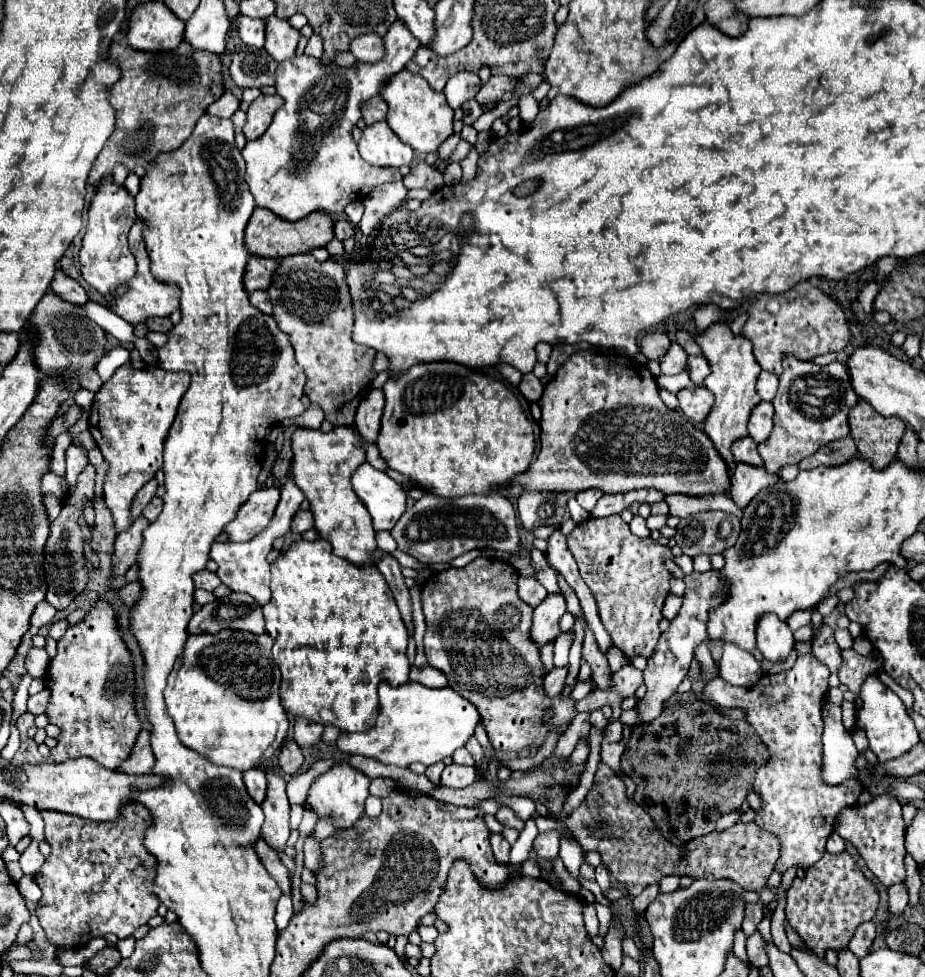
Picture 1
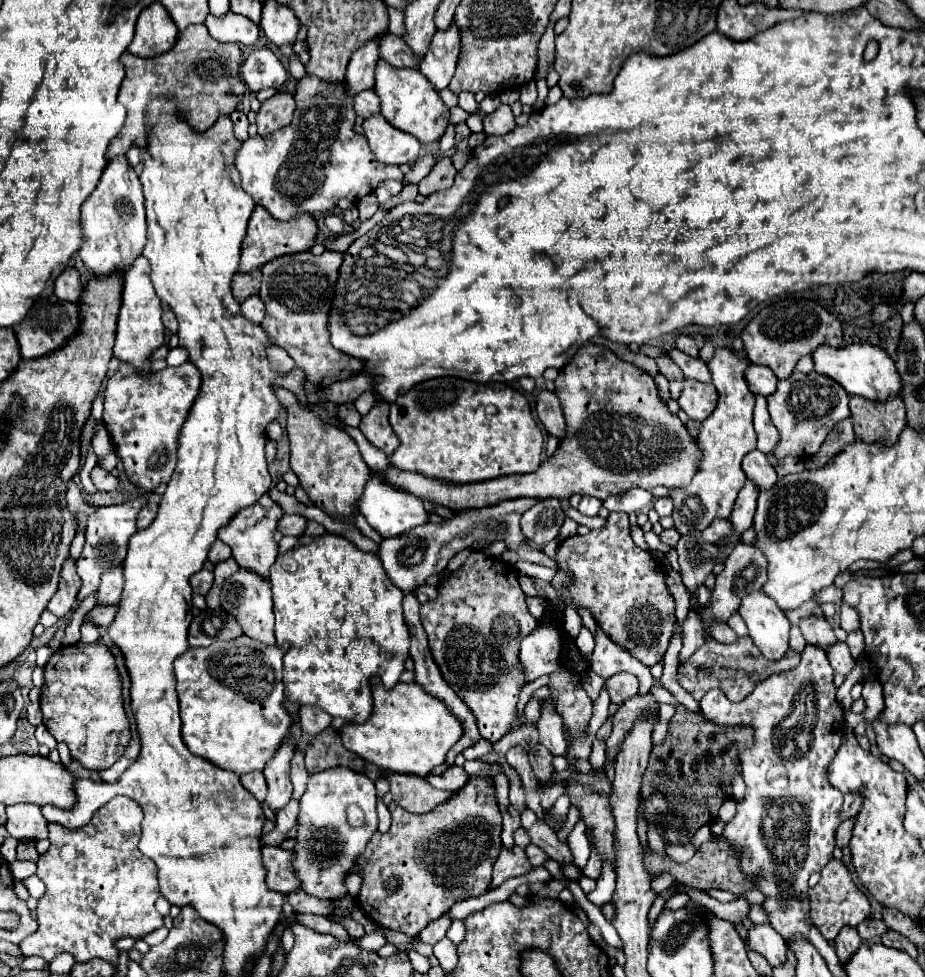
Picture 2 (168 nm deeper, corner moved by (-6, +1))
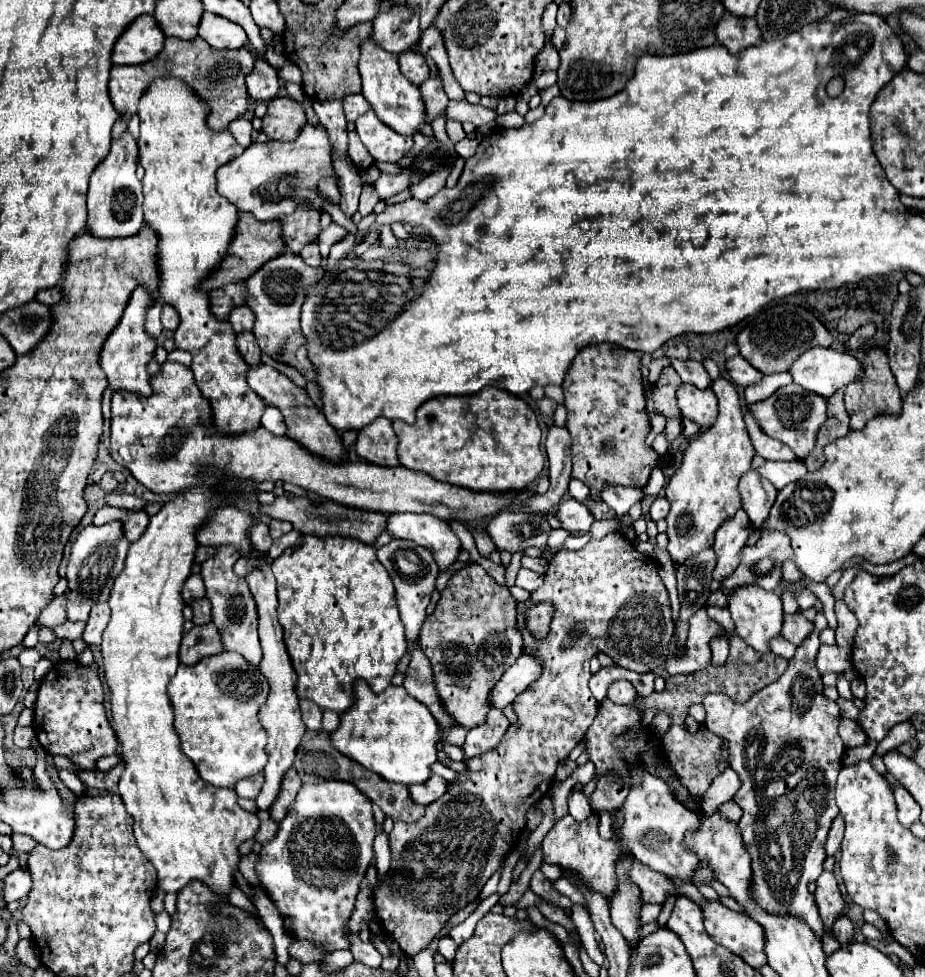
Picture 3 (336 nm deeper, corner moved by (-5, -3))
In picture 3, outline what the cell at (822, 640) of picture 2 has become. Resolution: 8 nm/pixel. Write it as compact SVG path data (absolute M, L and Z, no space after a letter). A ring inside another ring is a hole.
M786 614L784 616L780 636L786 638L788 642L792 642L794 646L800 646L810 632L812 632L812 622L806 620L802 614L792 614L792 616Z

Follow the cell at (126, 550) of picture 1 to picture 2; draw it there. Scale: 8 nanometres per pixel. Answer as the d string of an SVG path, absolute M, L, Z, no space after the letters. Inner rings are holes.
M117 564L115 568L109 568L105 576L101 576L101 586L97 594L97 604L115 604L121 598L123 592L123 564Z

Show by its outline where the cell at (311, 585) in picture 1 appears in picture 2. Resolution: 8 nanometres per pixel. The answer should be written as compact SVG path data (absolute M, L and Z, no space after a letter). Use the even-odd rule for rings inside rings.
M325 534L319 538L301 538L295 548L279 554L269 578L275 602L275 638L277 644L289 644L283 656L287 698L299 706L319 706L333 718L339 716L345 722L361 724L369 720L373 714L371 676L381 676L385 686L395 686L409 656L409 630L401 610L403 594L389 580L381 560L375 554L359 550L343 536Z

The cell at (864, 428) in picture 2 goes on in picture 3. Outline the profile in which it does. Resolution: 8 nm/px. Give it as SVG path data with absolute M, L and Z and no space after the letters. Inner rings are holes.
M870 348L866 352L866 358L862 360L862 368L864 368L862 378L850 382L844 390L844 404L846 404L846 410L850 414L850 428L852 430L864 428L866 422L876 414L882 414L882 412L898 414L902 408L902 392L900 392L892 372L890 372L886 352L882 348Z

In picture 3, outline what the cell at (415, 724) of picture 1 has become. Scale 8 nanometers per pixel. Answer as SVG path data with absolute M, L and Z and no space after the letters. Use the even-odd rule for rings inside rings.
M356 680L354 704L340 714L340 726L330 734L330 742L338 752L386 782L410 786L424 784L432 774L430 766L438 760L436 732L438 724L434 716L422 702L412 698L404 686L388 686L384 692L376 694L364 680Z

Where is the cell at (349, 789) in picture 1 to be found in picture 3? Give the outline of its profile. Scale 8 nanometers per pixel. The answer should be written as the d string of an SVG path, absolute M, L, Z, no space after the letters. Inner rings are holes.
M326 780L316 784L304 784L300 788L296 800L288 808L286 818L278 824L276 836L262 844L256 862L258 884L278 908L284 920L284 930L288 934L292 934L296 940L306 938L326 952L350 948L348 920L354 910L360 882L374 856L372 850L374 836L376 836L376 824L374 824L372 804L354 784Z

